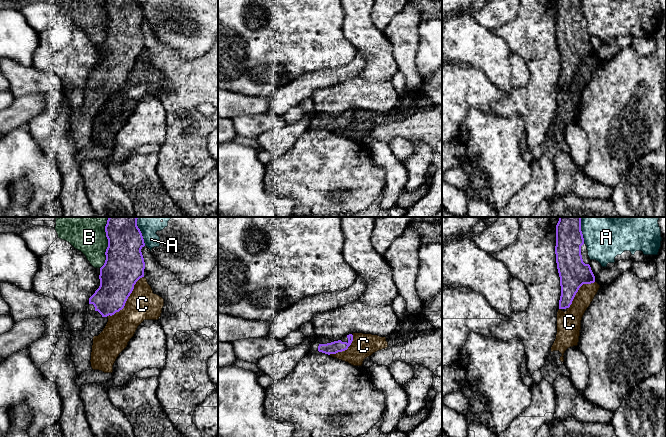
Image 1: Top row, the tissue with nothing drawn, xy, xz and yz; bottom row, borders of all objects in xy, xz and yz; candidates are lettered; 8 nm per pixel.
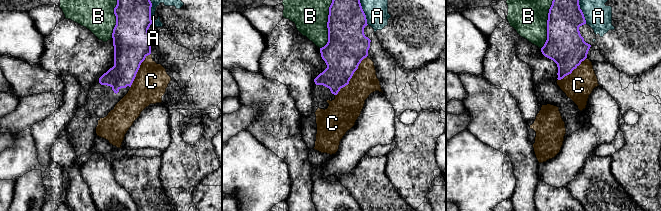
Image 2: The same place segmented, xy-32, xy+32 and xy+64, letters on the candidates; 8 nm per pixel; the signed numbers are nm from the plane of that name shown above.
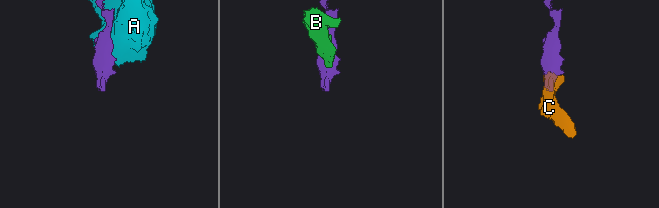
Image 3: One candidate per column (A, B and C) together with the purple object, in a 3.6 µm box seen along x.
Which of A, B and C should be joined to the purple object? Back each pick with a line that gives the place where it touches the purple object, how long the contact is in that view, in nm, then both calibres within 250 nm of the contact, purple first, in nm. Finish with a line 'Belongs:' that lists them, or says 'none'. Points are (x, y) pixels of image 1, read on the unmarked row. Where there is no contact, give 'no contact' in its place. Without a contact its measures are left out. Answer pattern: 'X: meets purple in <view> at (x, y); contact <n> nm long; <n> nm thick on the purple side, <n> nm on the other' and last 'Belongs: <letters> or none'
Belongs: none

